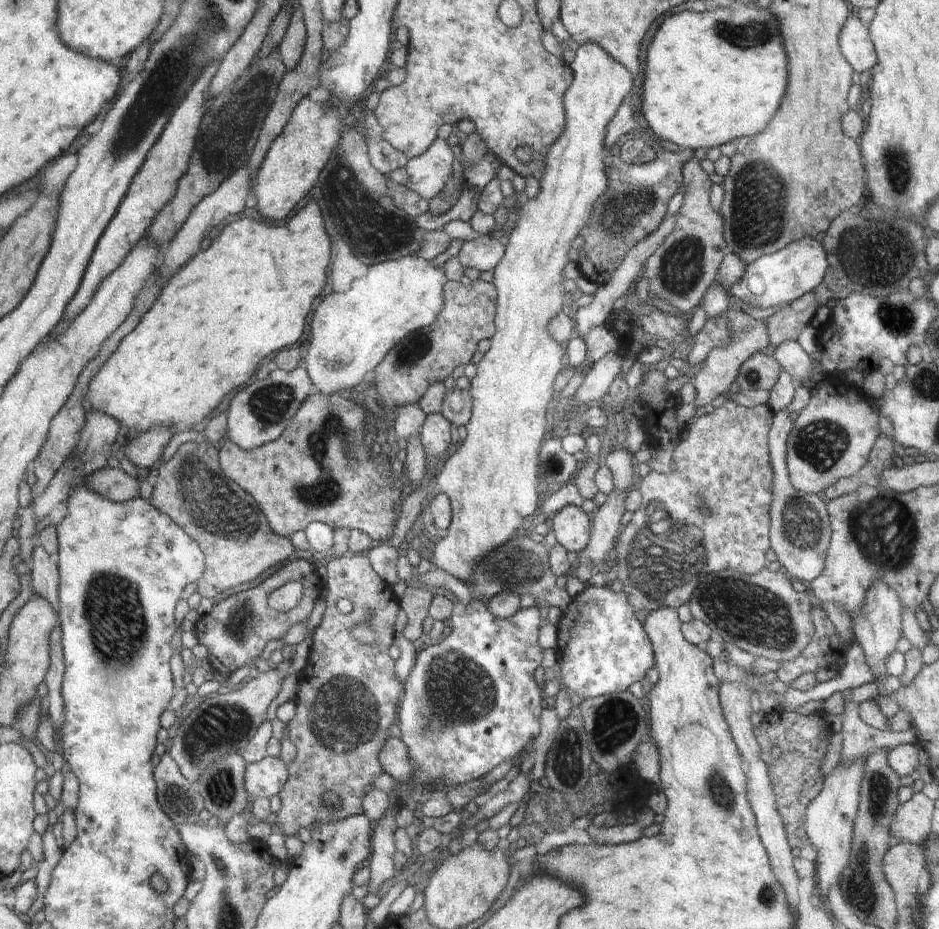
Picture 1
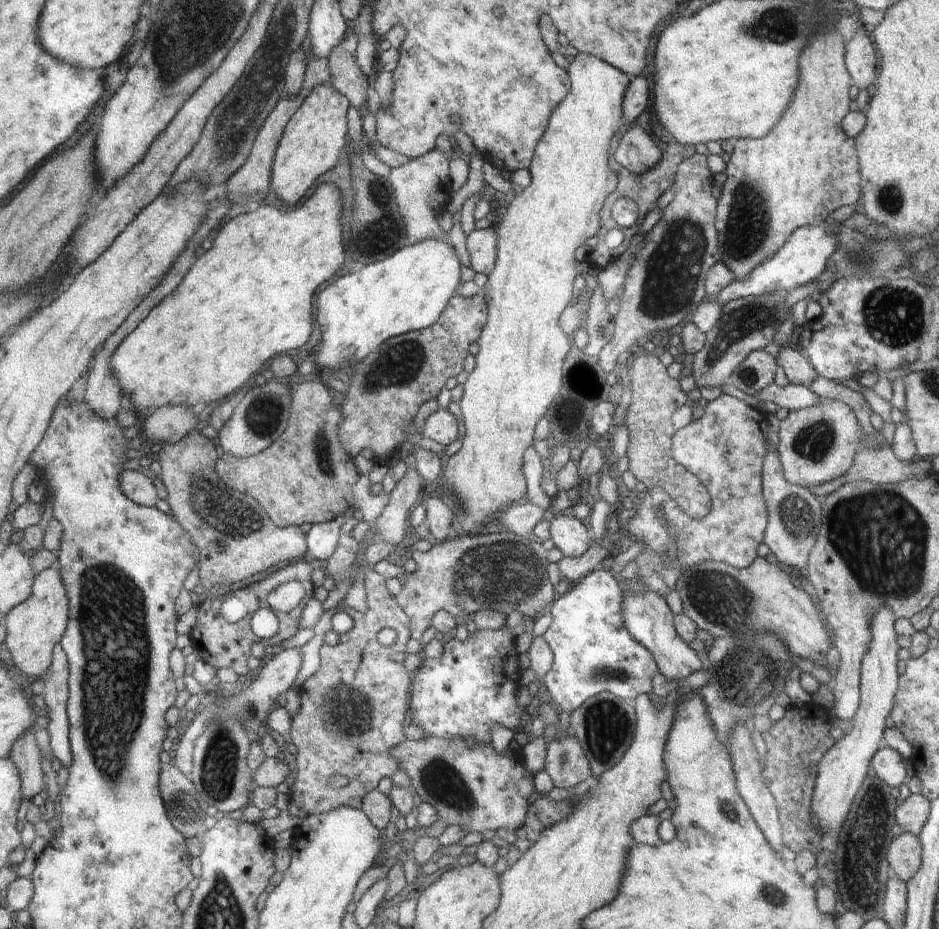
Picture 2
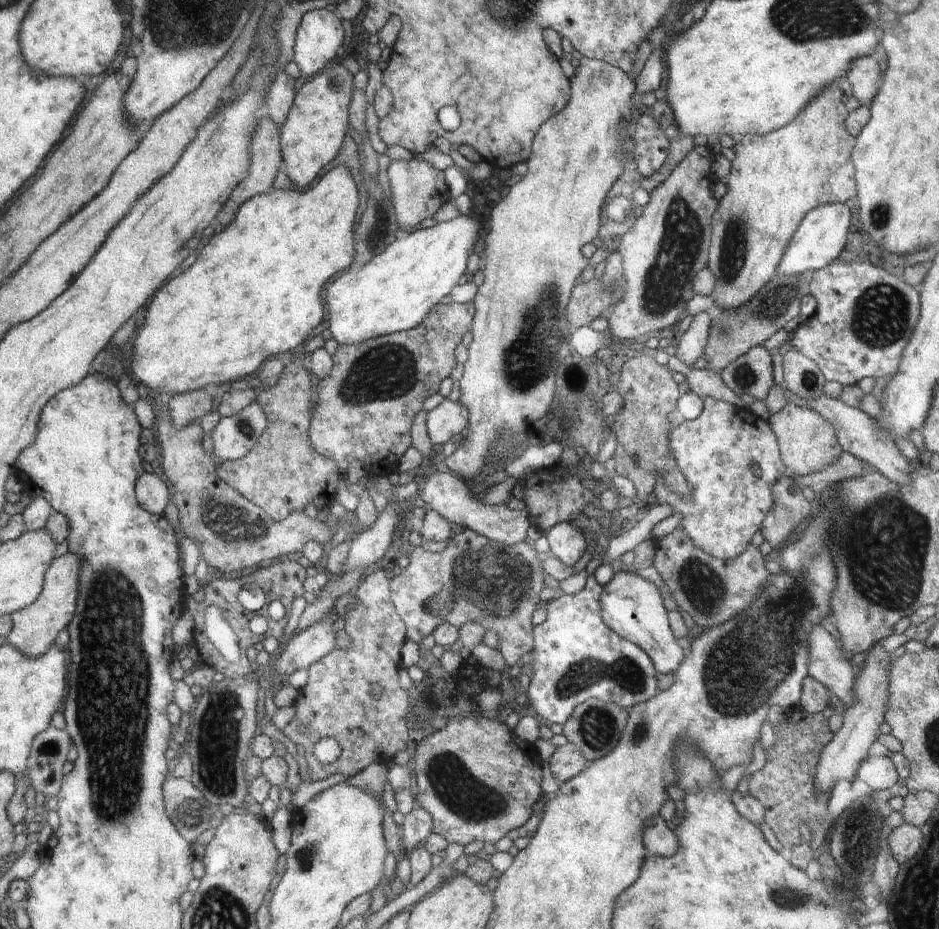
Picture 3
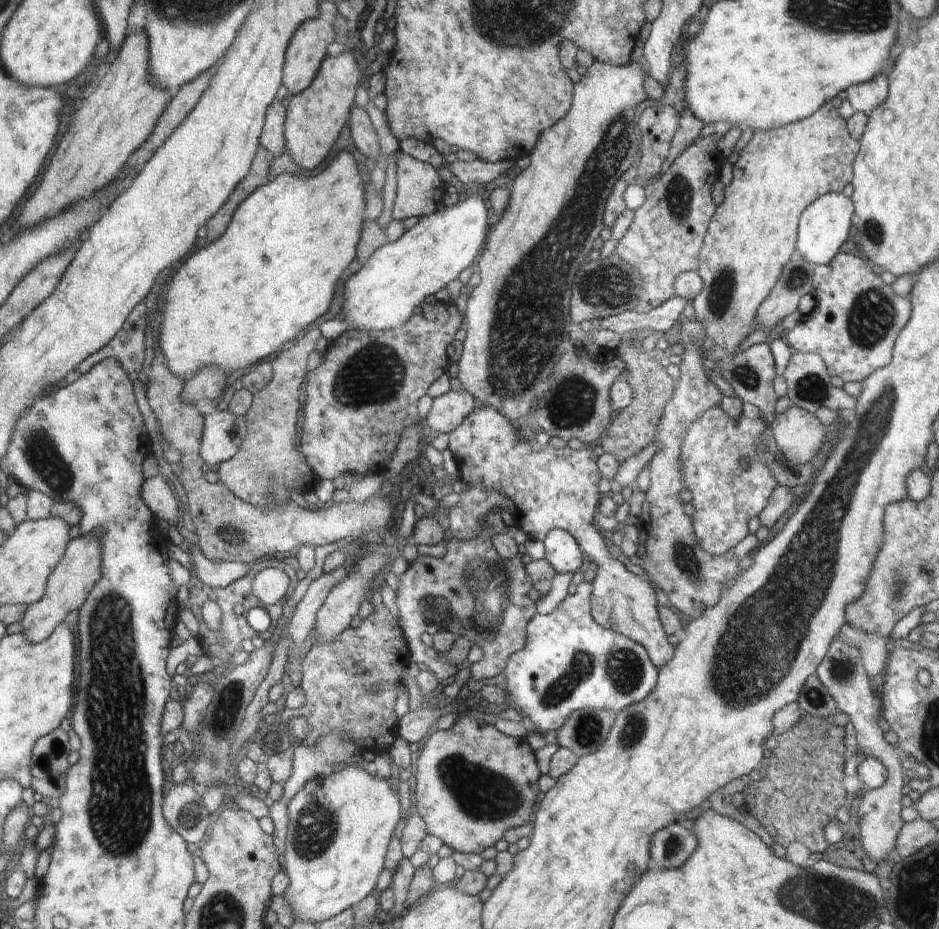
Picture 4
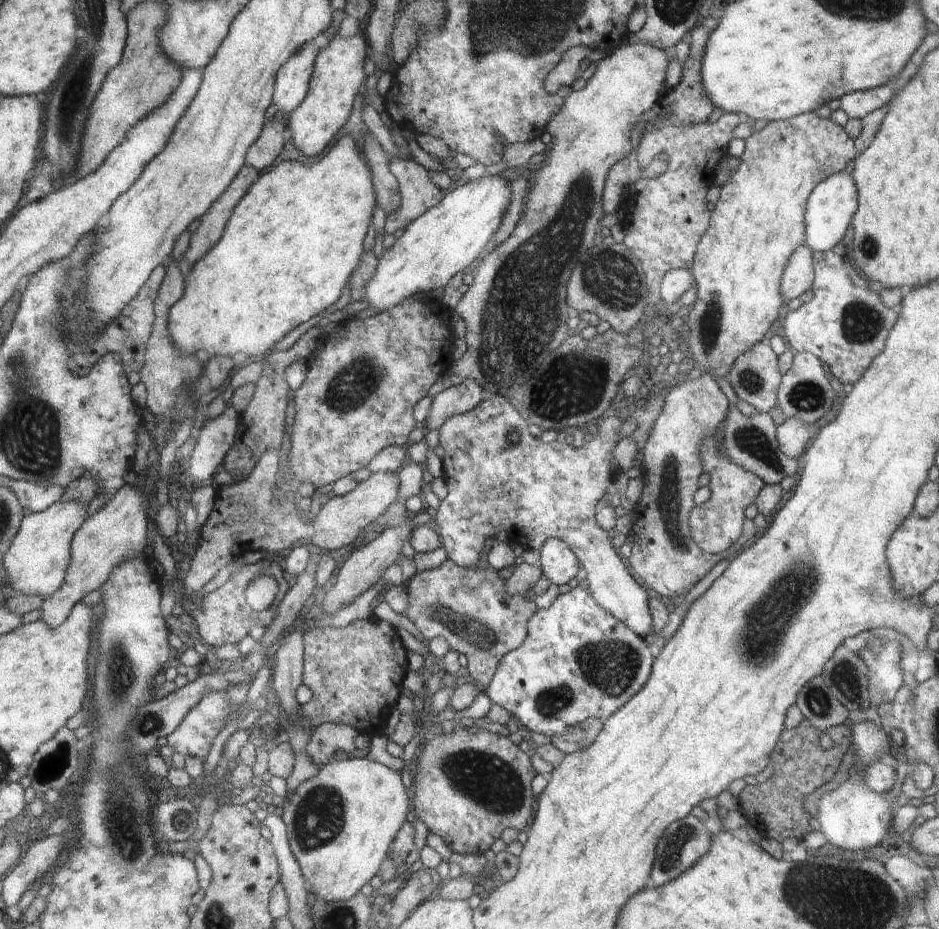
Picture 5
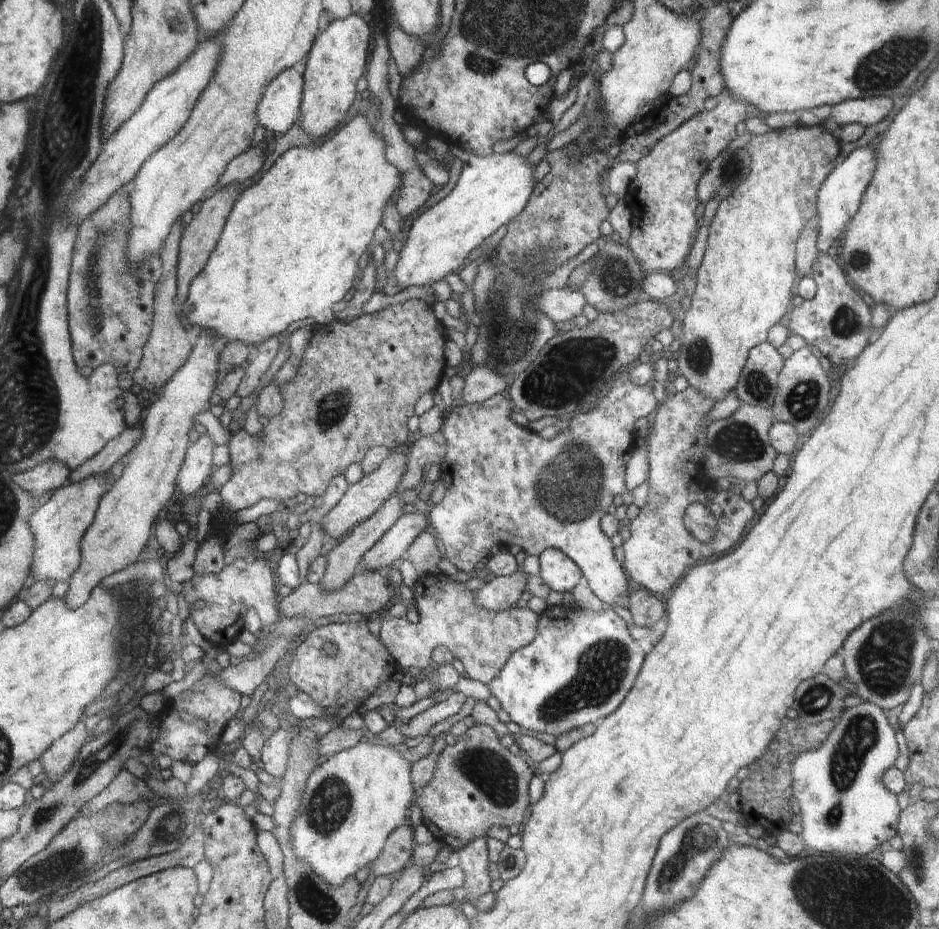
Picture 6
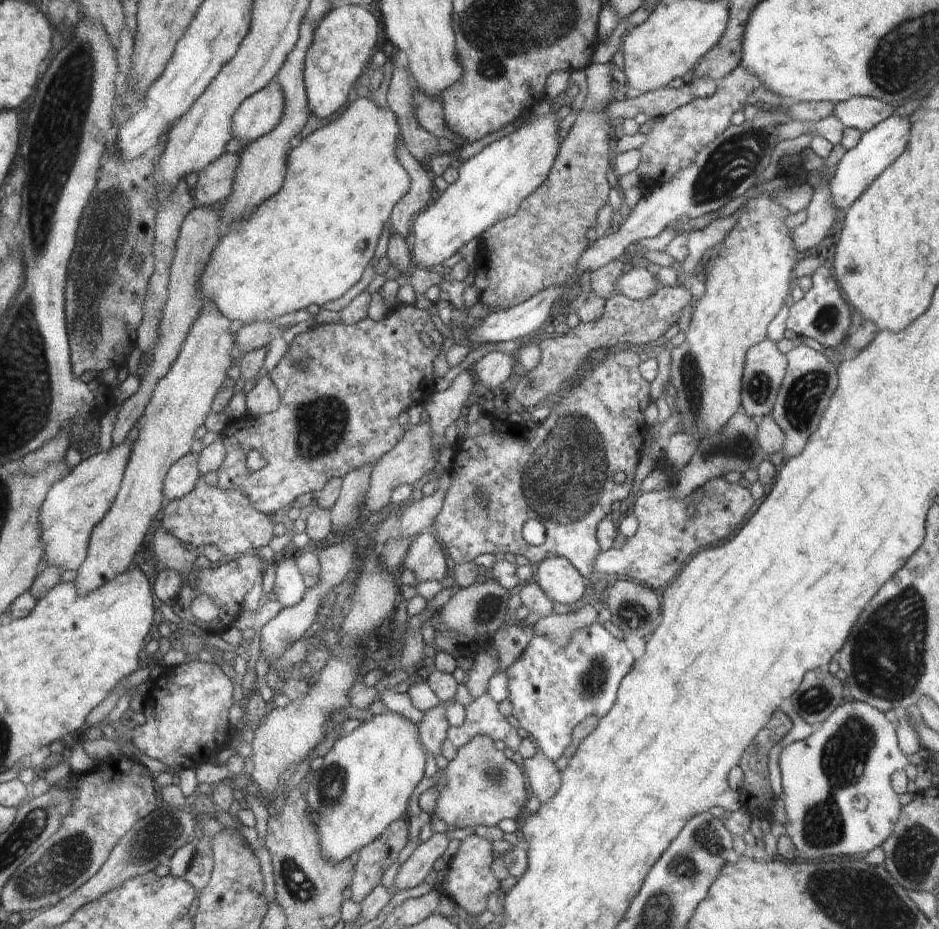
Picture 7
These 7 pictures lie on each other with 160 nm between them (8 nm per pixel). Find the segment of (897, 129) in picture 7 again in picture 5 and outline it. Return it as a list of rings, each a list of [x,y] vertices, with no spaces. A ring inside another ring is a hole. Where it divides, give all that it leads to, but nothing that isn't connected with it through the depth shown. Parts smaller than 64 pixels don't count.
[[[846,172],[824,179],[807,200],[806,235],[804,244],[813,252],[830,251],[846,234],[857,209],[858,193],[854,180]]]

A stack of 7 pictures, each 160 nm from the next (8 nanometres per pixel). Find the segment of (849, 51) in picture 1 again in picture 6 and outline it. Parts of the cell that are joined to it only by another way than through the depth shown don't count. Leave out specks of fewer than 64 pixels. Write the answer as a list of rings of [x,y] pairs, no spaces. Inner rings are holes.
[[[870,97],[865,99],[848,99],[832,106],[831,116],[840,125],[856,123],[876,126],[892,110],[892,97]]]

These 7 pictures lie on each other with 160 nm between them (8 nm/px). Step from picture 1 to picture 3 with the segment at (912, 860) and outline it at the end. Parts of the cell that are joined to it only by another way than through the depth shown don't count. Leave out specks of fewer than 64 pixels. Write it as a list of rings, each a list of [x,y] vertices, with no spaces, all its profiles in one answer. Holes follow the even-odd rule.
[[[905,822],[890,830],[887,843],[892,856],[901,865],[913,857],[922,841],[923,832],[921,829]]]

